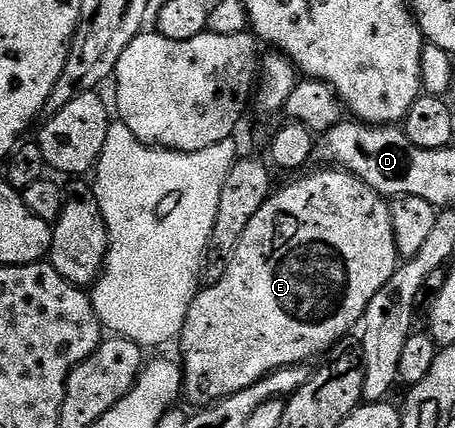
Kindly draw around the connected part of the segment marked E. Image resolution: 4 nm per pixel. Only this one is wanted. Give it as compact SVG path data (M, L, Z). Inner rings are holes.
M315 169L312 175L304 174L302 177L304 179L299 179L296 183L291 183L288 187L283 187L276 190L271 196L265 201L265 205L261 205L261 209L257 209L257 213L253 216L253 221L249 221L249 229L245 229L245 233L241 237L241 241L235 246L235 250L231 252L229 256L229 262L223 268L223 274L218 276L214 280L215 284L212 287L204 286L200 290L199 294L195 296L193 305L189 309L189 317L185 317L185 325L183 326L183 333L181 336L181 344L183 343L183 359L181 358L181 366L183 368L183 389L186 398L191 398L193 402L199 403L195 405L210 405L213 403L218 403L220 399L225 399L232 395L233 393L241 393L241 389L249 389L249 385L253 385L257 381L261 381L261 377L265 377L269 372L276 371L282 367L298 367L300 365L306 364L307 359L311 359L314 355L319 355L322 351L327 351L343 334L346 333L347 327L351 327L362 320L363 314L367 311L367 306L369 301L373 301L373 297L377 297L377 292L381 290L381 285L385 285L385 281L389 281L389 277L393 277L395 268L400 266L401 256L397 245L395 244L395 234L393 233L393 225L391 224L391 204L382 195L378 195L373 189L369 189L369 185L365 185L365 181L361 181L355 175L351 175L348 171L342 169Z

